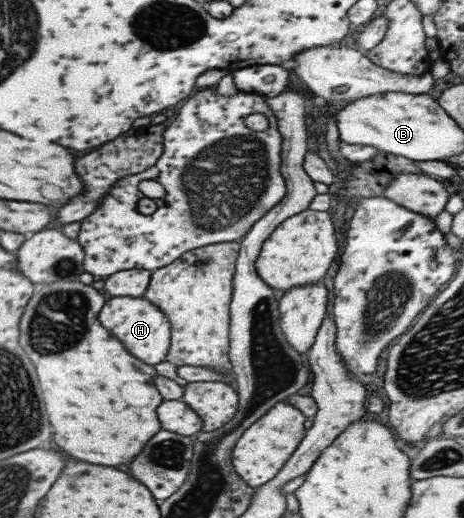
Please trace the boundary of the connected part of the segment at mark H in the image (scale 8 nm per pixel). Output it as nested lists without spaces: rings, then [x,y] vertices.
[[[111,297],[100,308],[98,321],[124,345],[124,349],[128,349],[128,353],[132,353],[132,357],[148,365],[165,360],[170,343],[170,324],[160,309],[149,301],[134,297]]]

